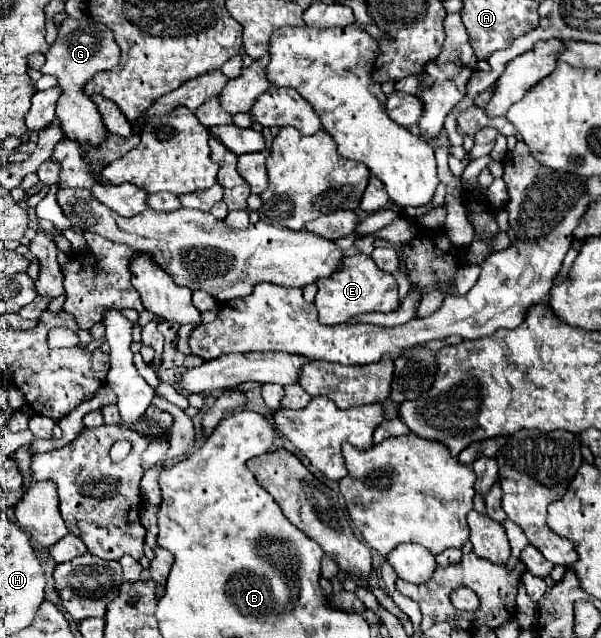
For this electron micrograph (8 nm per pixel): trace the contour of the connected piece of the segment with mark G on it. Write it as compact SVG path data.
M68 18L60 24L56 42L46 52L46 64L42 66L40 72L58 78L58 86L62 94L58 98L56 116L58 116L60 128L64 130L68 138L78 140L78 142L96 144L96 146L106 138L108 132L102 124L100 112L96 110L94 102L88 96L84 96L84 86L88 80L94 78L96 72L114 68L118 60L120 60L120 48L114 40L112 30L106 28L104 24L98 24L90 18L80 18L80 20Z

